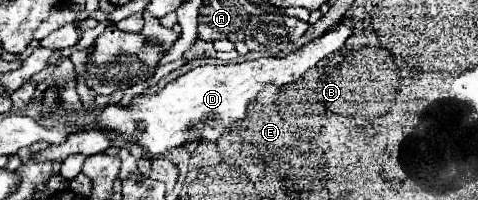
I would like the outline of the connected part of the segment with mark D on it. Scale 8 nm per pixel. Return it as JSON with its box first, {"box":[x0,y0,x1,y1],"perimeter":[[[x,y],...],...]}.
{"box":[96,21,352,155],"perimeter":[[[342,21],[322,37],[306,43],[302,49],[288,57],[260,57],[254,61],[234,63],[234,65],[202,65],[194,67],[174,83],[166,85],[156,95],[138,95],[130,107],[108,105],[96,115],[100,127],[110,127],[122,131],[130,141],[142,145],[150,155],[160,155],[166,149],[186,145],[190,141],[208,139],[216,141],[230,123],[242,119],[250,99],[256,99],[264,85],[274,85],[282,89],[298,81],[308,69],[312,69],[322,57],[338,51],[352,33],[352,21]]]}

